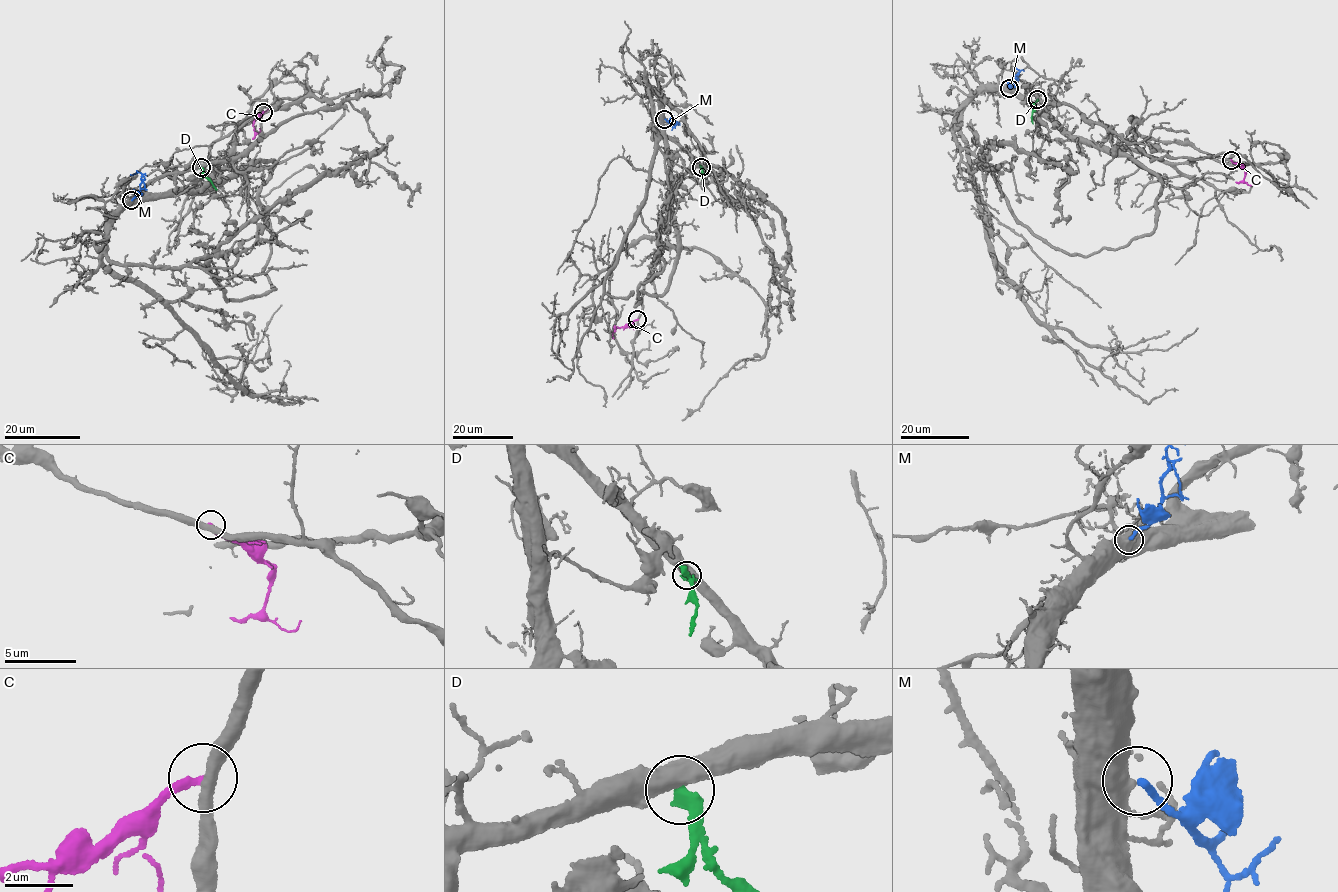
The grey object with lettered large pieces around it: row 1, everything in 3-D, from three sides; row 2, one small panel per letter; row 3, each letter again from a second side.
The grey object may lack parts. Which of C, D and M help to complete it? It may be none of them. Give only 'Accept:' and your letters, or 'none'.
Accept: M

